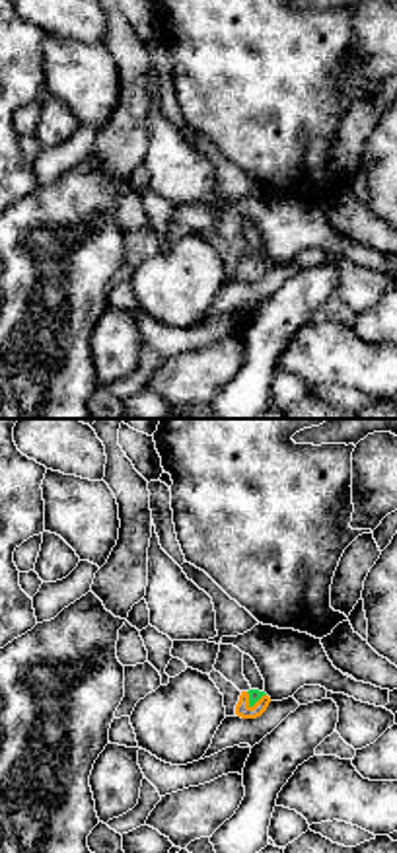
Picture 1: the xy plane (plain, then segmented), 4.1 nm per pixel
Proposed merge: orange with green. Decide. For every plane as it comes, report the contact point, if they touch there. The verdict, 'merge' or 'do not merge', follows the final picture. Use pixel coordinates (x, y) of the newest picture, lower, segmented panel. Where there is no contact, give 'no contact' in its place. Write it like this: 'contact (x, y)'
contact (257, 702)

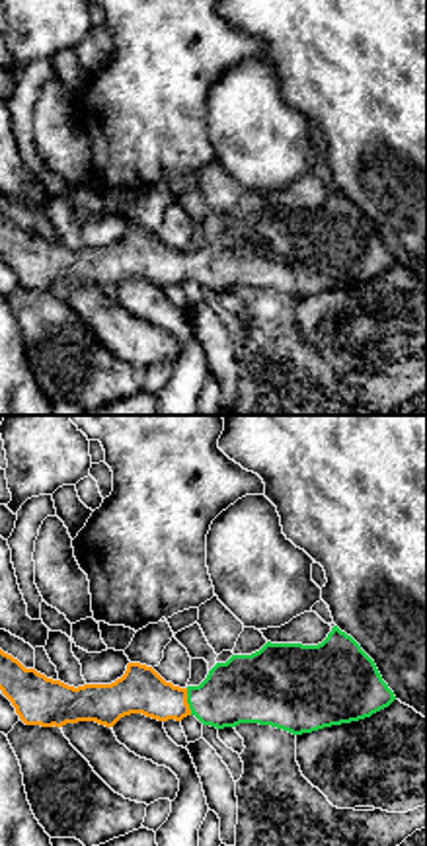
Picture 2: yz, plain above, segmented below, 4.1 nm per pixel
contact (186, 702)

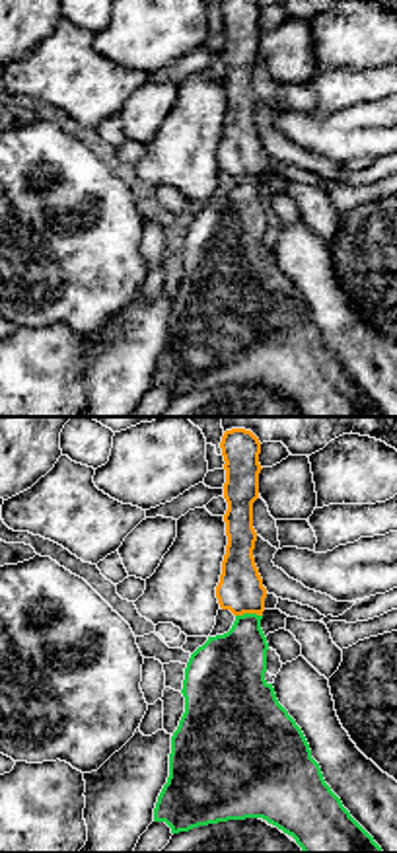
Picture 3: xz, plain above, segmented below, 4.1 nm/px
contact (248, 612)

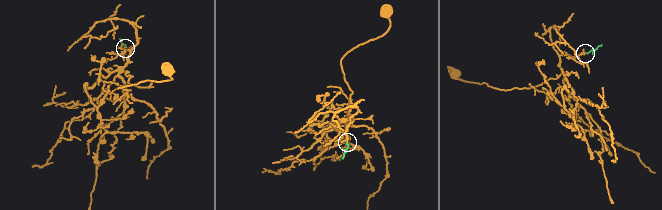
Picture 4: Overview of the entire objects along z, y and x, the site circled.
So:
merge

